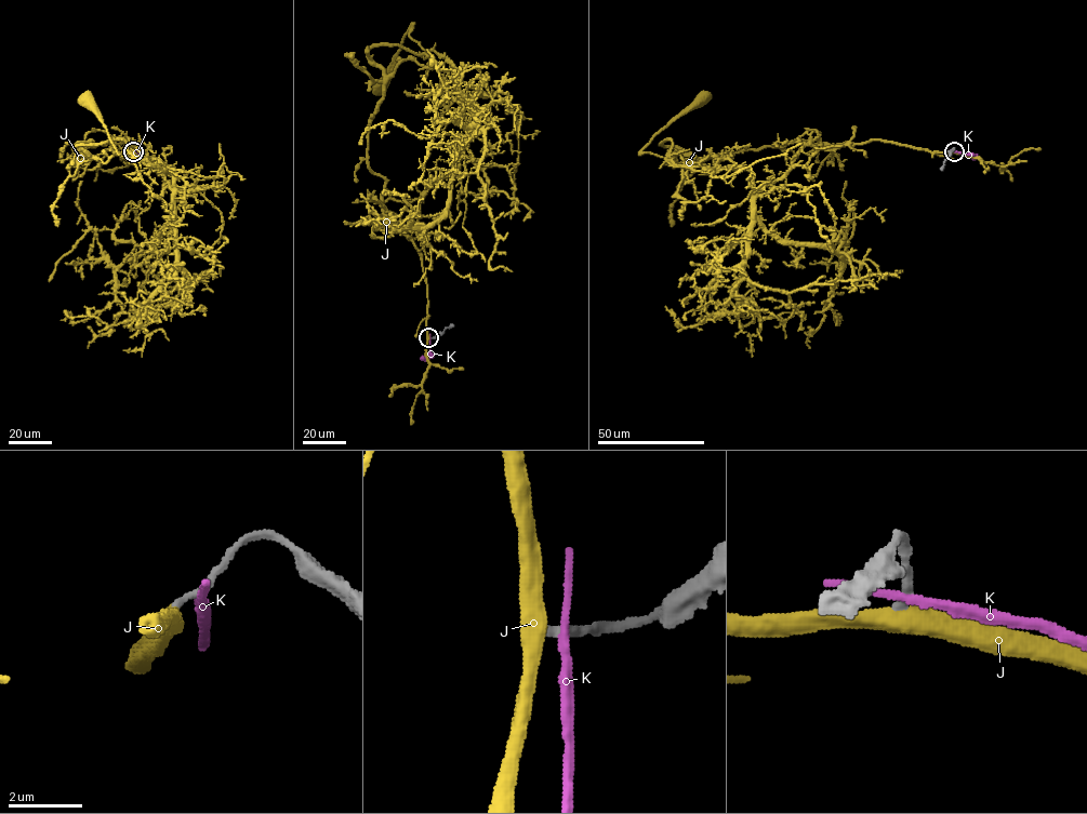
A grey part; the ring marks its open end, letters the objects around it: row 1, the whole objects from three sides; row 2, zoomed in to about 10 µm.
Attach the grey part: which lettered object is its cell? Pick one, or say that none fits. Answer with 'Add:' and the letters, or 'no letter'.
Add: J

